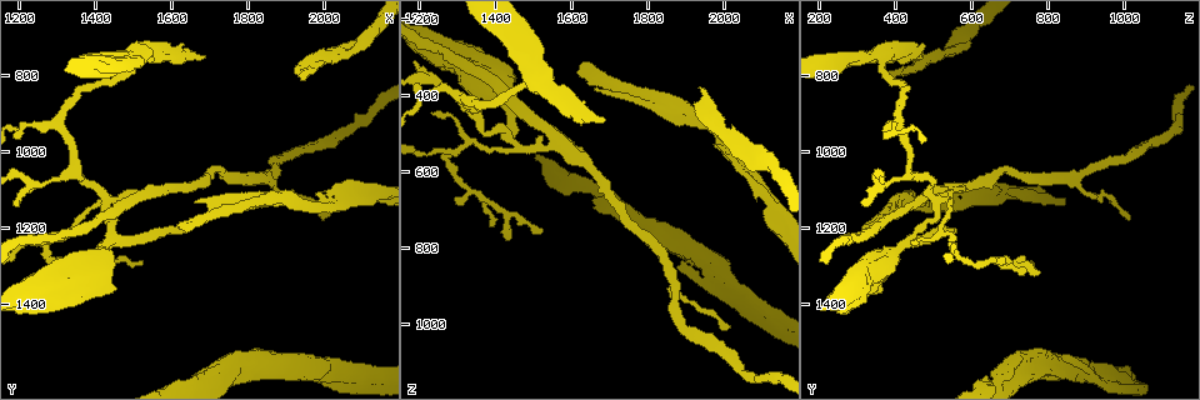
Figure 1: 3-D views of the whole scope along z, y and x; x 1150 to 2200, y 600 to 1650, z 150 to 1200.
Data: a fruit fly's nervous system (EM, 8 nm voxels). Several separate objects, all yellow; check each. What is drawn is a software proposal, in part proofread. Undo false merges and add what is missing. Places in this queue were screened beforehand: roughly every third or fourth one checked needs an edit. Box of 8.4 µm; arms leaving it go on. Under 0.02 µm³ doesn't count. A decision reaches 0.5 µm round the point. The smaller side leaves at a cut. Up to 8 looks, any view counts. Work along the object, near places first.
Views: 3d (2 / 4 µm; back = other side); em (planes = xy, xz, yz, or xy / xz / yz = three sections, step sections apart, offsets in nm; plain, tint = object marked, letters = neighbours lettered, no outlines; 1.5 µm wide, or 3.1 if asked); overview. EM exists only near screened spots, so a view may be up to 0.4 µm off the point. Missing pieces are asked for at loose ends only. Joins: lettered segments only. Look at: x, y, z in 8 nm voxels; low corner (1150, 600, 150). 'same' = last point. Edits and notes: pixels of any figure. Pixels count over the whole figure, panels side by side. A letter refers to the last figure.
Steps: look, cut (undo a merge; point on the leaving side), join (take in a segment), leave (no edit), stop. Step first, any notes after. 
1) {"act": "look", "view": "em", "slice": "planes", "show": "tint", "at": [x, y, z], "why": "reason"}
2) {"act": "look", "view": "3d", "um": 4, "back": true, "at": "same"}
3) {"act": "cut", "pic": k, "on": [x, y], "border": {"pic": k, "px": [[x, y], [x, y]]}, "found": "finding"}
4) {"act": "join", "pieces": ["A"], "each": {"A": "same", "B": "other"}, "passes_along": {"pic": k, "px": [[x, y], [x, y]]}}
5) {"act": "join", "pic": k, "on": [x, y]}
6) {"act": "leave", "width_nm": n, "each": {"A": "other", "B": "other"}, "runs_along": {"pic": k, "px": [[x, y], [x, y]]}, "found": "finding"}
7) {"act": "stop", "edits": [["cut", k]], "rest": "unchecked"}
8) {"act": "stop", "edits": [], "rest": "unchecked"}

{"act": "look", "view": "em", "slice": "xz", "step": 4, "show": "letters", "at": [1640, 1200, 550], "why": "free end"}

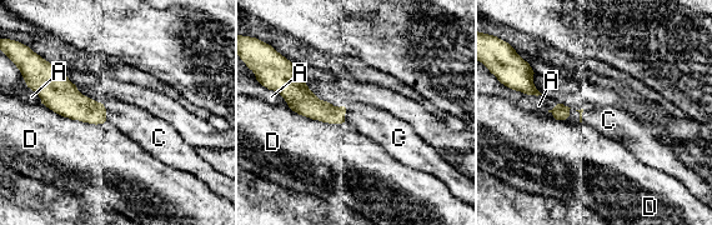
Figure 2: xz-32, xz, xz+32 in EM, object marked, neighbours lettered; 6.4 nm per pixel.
{"act": "look", "view": "em", "slice": "planes", "show": "letters", "at": "same", "why": "another direction"}

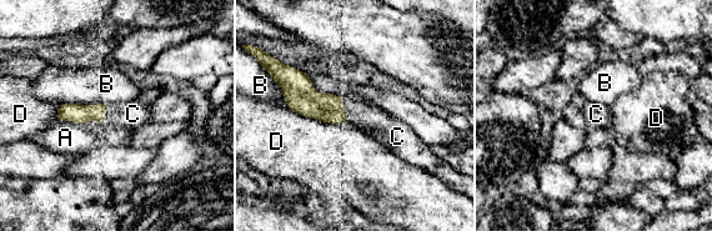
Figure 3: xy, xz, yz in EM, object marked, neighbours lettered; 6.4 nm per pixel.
{"act": "join", "pic": 3, "on": [362, 116], "width_nm": 110, "longest_contact_nm": ["D", 380], "each": {"A": "other", "B": "other", "C": "same", "D": "other"}, "found": "the neuron continues"}

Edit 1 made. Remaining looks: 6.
{"act": "look", "view": "3d", "um": 2, "at": [1350, 1065, 440], "why": "branch point"}

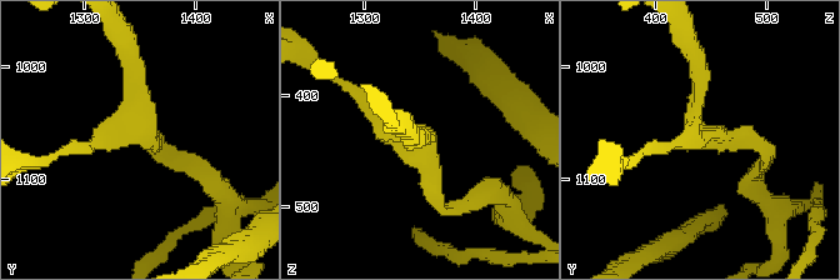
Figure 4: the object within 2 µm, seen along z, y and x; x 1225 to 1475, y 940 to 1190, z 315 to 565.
{"act": "look", "view": "em", "slice": "planes", "show": "plain", "at": [1346, 1062, 440]}

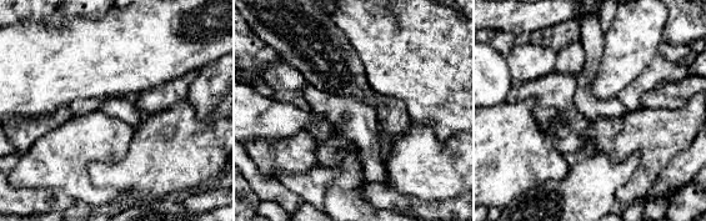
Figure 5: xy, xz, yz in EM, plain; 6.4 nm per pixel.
{"act": "look", "view": "em", "slice": "planes", "show": "letters", "at": "same"}

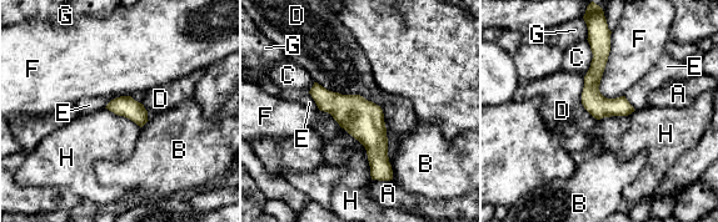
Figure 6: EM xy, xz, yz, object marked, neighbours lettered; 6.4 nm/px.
{"act": "leave", "width_nm": 130, "each": {"A": "other", "B": "other", "C": "other", "D": "other", "E": "other", "F": "other", "G": "other", "H": "other"}, "border": {"pic": 6, "px": [[634, 110], [598, 120]]}, "found": "continuous, no second neuron"}

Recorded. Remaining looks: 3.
{"act": "look", "view": "em", "slice": "xy", "step": 8, "show": "letters", "at": [1770, 1540, 730], "why": "two arms at a narrow angle"}

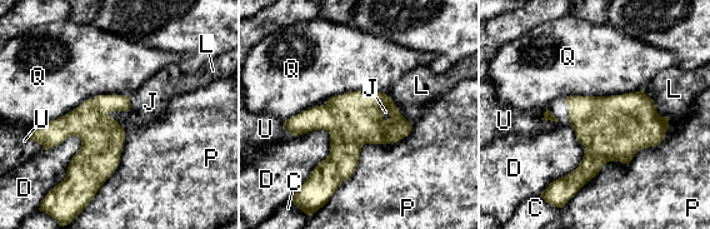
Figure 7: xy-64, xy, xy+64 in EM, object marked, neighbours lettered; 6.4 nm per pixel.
{"act": "leave", "width_nm": 260, "each": {"C": "other", "D": "other", "J": "other", "L": "other", "P": "other", "Q": "other", "U": "other"}, "border": {"pic": 7, "px": [[90, 96], [31, 129]]}, "found": "all the same neuron"}

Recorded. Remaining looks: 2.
{"act": "stop", "edits": [["join", 3]], "rest": "unchecked"}

